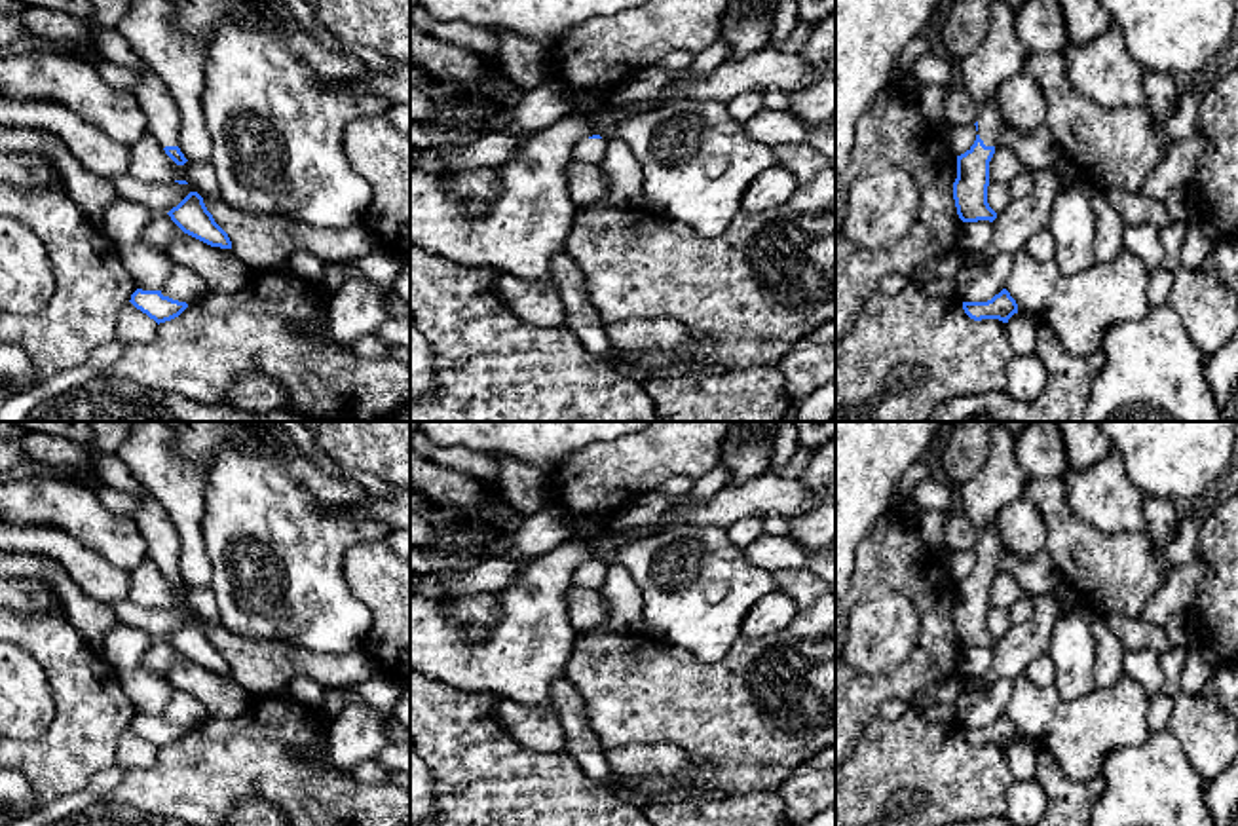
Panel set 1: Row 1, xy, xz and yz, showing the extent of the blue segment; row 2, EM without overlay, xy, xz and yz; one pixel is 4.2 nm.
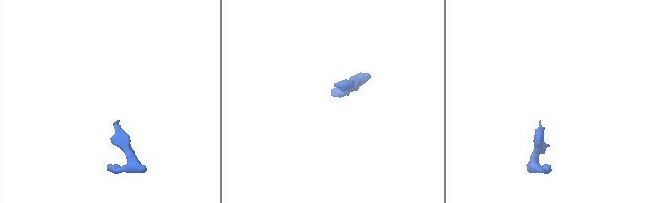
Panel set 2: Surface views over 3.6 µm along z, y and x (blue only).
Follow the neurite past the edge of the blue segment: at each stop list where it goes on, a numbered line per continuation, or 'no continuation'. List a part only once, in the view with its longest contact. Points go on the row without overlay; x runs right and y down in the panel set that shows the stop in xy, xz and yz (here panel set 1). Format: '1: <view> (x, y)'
1: yz (990, 545)

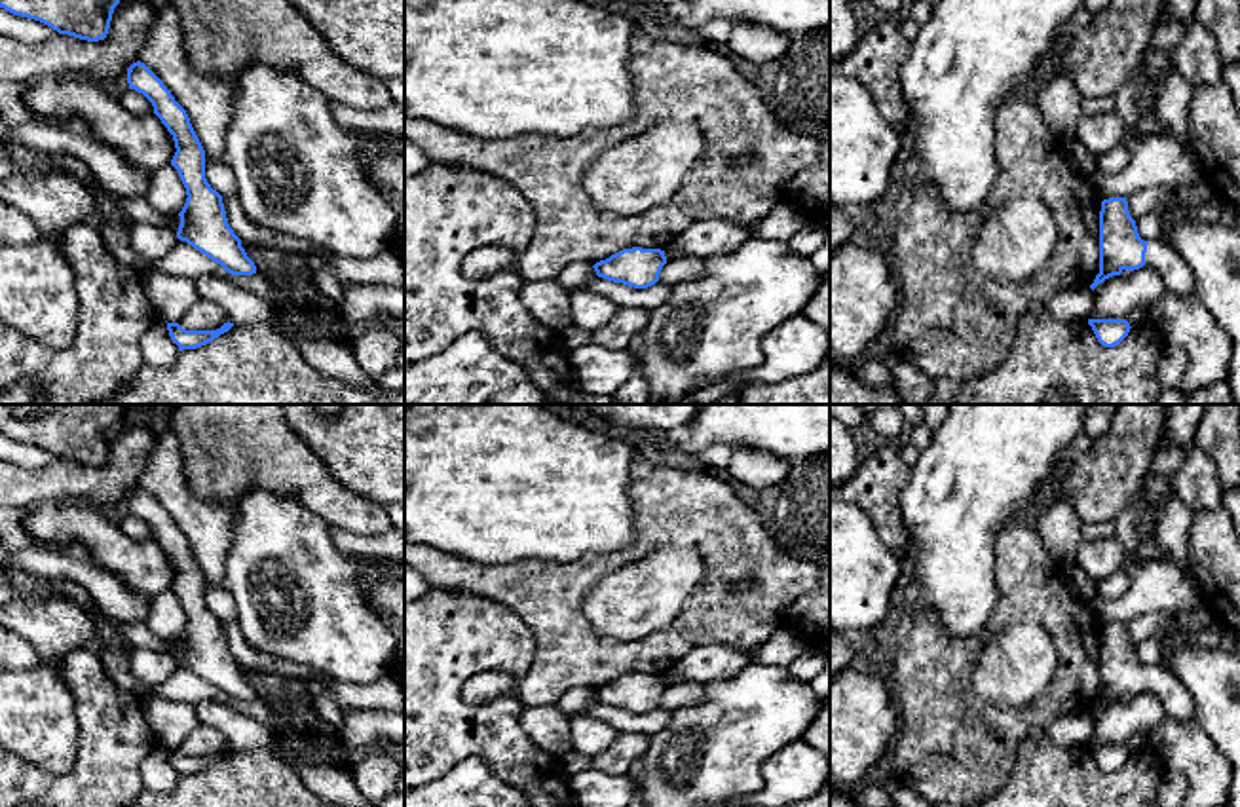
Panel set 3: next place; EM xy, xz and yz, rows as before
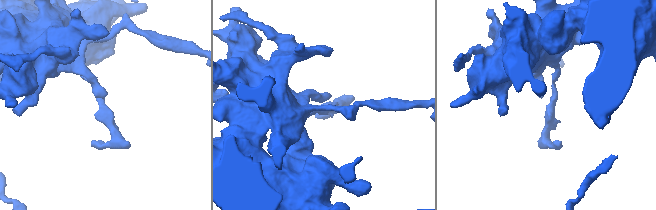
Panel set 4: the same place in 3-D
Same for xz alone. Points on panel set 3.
no continuation

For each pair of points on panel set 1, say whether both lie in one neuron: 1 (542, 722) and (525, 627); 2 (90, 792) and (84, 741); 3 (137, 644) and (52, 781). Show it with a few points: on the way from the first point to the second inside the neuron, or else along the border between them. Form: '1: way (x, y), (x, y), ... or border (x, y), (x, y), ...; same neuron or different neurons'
1: border (502, 699), (557, 713); different neurons
2: border (116, 749), (109, 768), (48, 804); different neurons
3: border (103, 657), (118, 675); different neurons

